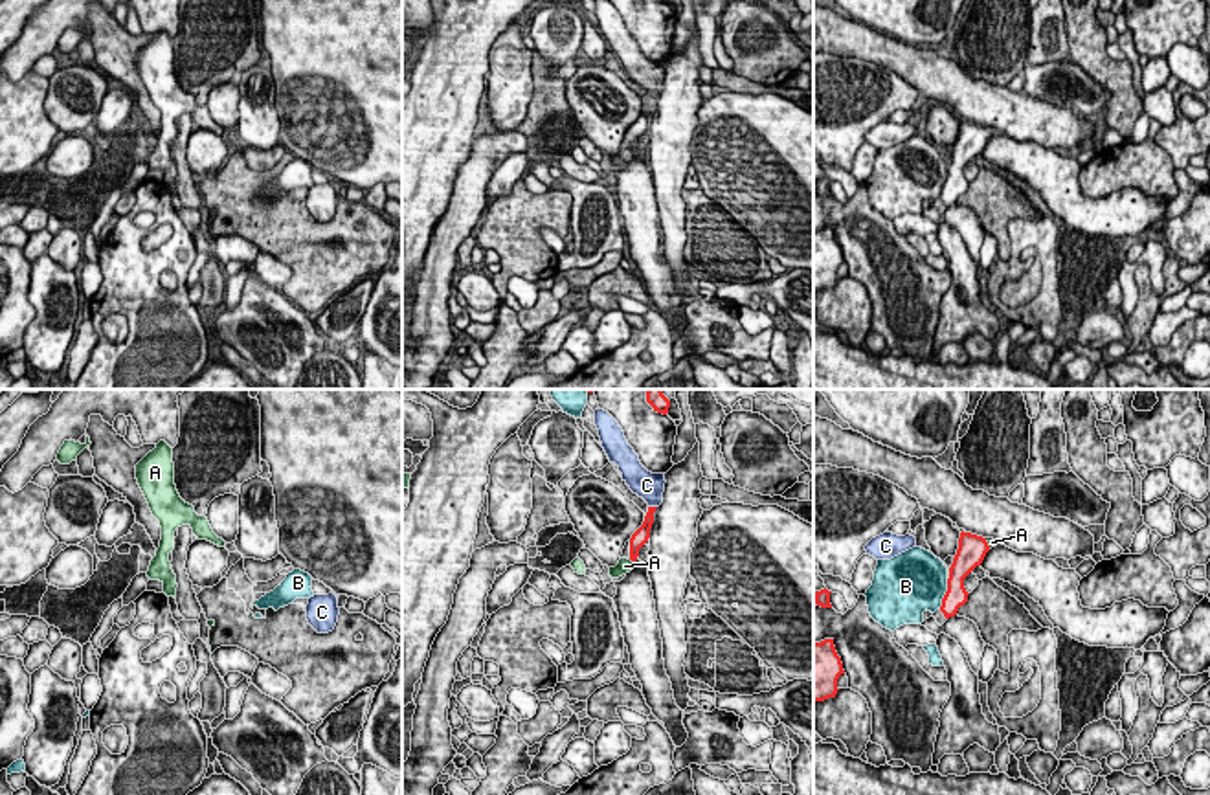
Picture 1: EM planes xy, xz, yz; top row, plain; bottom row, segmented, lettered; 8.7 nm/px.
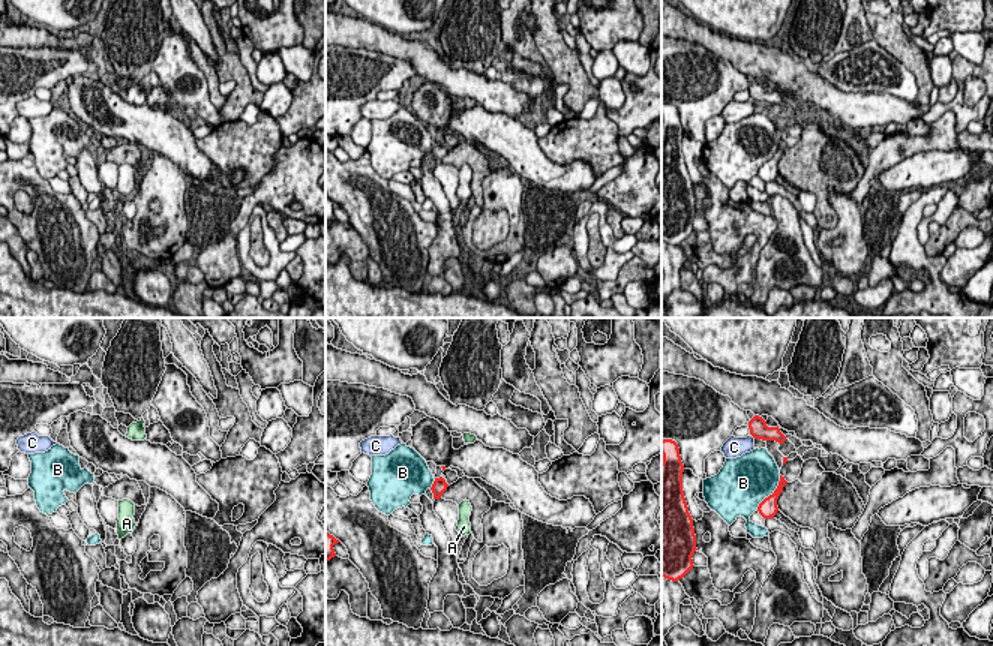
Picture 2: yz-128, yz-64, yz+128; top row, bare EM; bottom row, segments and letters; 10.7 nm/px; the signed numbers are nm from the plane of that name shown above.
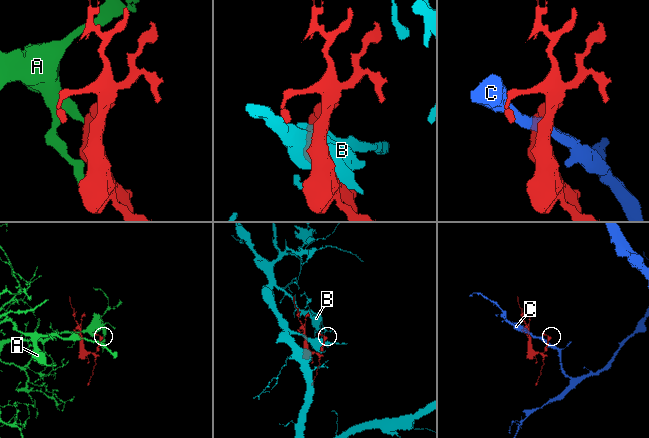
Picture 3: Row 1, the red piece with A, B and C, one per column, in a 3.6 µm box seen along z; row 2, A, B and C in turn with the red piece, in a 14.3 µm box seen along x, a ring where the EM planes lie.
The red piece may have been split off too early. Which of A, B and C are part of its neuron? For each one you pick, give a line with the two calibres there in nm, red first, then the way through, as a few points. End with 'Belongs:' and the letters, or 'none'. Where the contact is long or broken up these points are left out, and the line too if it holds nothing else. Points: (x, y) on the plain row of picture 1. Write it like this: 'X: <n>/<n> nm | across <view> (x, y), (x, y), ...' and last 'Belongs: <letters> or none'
A: 260/70 nm | across yz (972, 138), (986, 133), (992, 131)
Belongs: A

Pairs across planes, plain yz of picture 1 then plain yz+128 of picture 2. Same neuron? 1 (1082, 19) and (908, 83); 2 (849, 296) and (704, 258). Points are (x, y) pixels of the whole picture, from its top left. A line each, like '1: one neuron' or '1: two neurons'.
1: two neurons
2: one neuron

